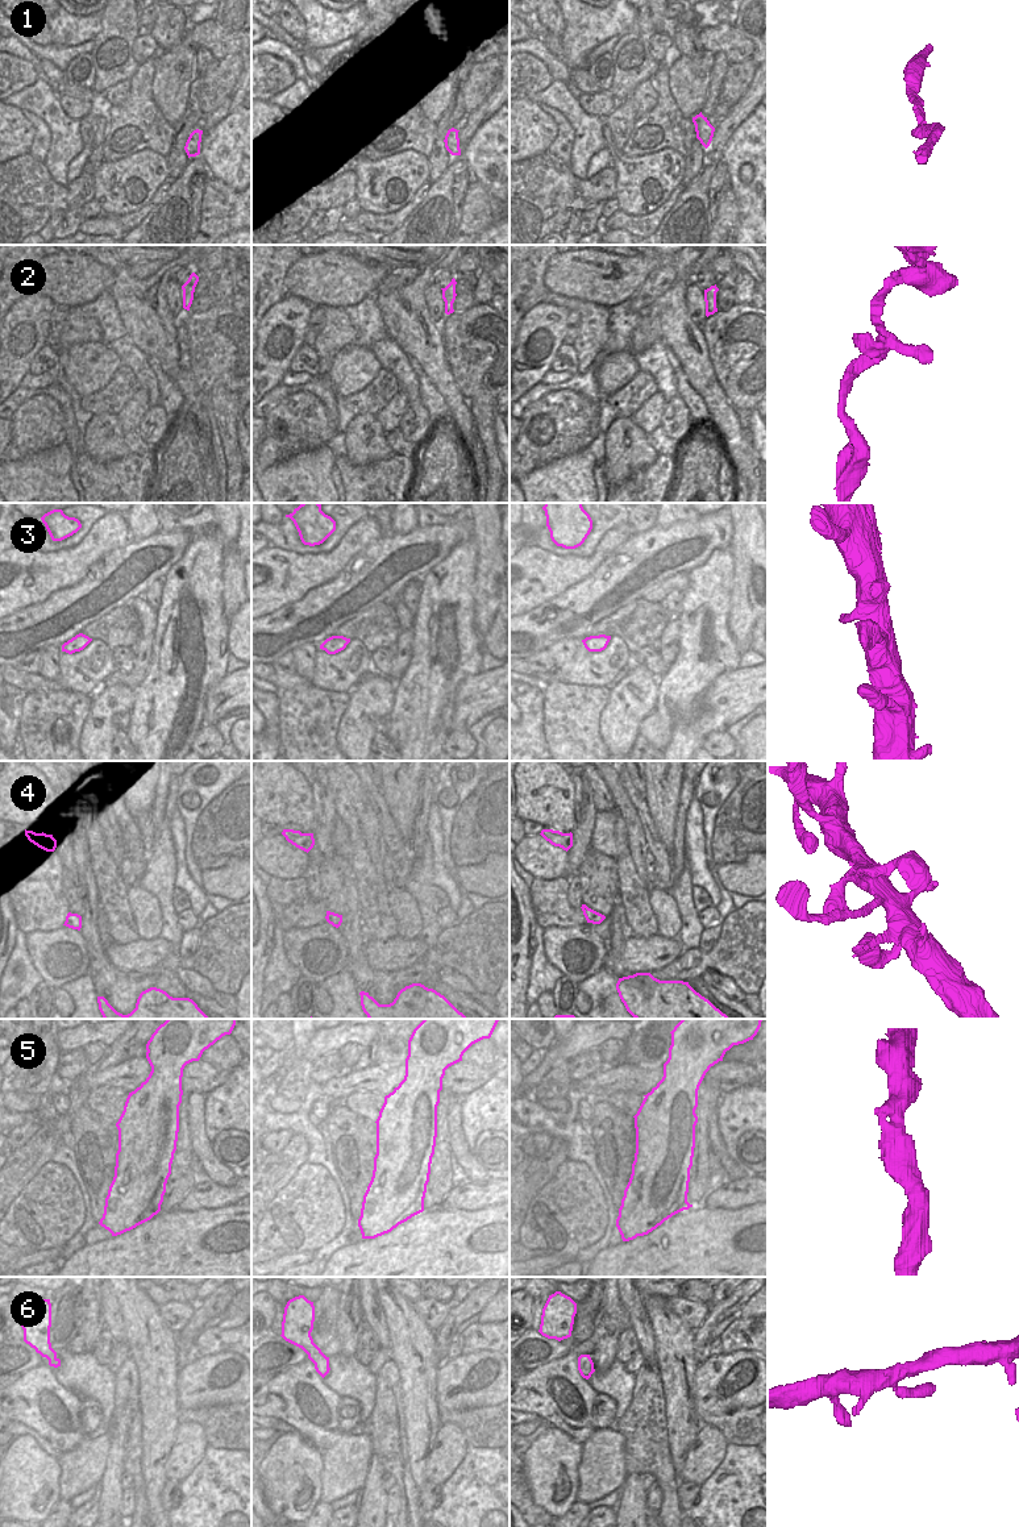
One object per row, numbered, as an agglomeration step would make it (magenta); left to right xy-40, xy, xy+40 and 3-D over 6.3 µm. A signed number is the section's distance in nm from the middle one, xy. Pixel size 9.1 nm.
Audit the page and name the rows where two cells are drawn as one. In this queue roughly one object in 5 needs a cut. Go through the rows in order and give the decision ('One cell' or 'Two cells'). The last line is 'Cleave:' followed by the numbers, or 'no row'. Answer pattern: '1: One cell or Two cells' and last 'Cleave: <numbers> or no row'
1: One cell
2: One cell
3: One cell
4: One cell
5: One cell
6: One cell
Cleave: no row.

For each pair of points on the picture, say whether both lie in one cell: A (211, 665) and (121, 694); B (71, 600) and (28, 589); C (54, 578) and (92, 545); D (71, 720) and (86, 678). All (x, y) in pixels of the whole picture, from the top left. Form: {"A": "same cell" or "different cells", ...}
{"A": "different cells", "B": "different cells", "C": "same cell", "D": "different cells"}

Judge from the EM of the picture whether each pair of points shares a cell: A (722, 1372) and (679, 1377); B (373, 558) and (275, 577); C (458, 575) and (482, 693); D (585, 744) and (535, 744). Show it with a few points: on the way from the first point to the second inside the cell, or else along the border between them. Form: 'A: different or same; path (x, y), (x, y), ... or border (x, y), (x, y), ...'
A: different; border (699, 1364), (694, 1373), (694, 1407)
B: different; border (370, 544), (357, 552), (332, 579), (323, 583)
C: different; border (482, 672), (468, 675), (458, 685), (454, 694)
D: different; border (541, 714), (547, 747)

